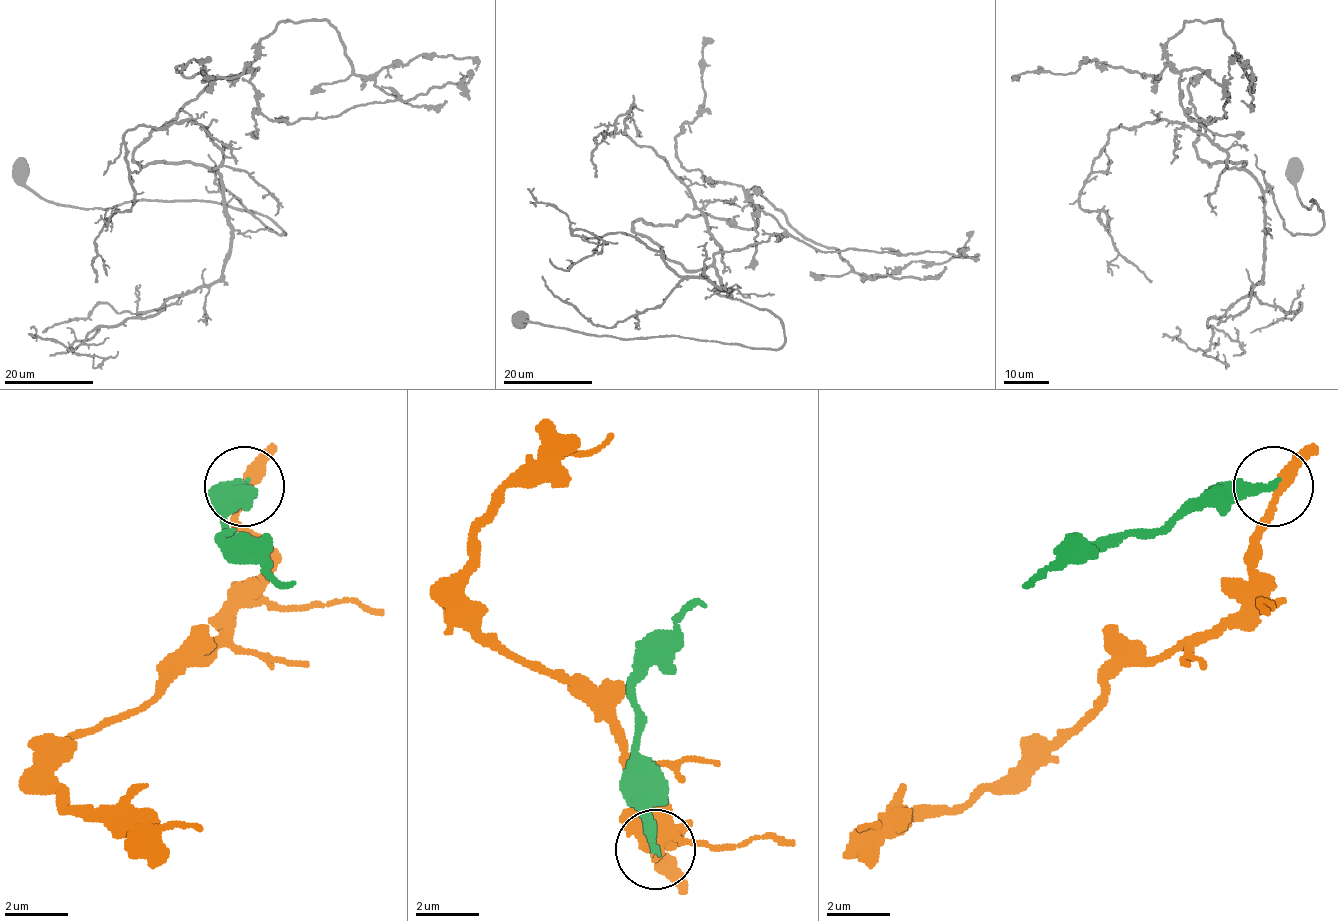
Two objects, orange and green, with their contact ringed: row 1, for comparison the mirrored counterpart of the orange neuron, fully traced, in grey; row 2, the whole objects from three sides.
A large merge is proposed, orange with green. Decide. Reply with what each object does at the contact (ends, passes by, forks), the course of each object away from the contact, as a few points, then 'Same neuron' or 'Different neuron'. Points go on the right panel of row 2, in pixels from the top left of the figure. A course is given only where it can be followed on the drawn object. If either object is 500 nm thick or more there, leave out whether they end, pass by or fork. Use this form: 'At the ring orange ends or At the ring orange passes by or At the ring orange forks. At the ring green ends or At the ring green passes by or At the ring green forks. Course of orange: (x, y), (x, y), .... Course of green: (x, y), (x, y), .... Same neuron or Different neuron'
At the ring orange passes by. At the ring green ends. Course of orange: (1271, 492), (1271, 524), (1231, 612), (1199, 636), (1135, 659), (1087, 715), (960, 803), (928, 803), (856, 827). Course of green: (1271, 484), (1207, 492), (1151, 532), (1087, 540), (1032, 580). Different neuron

